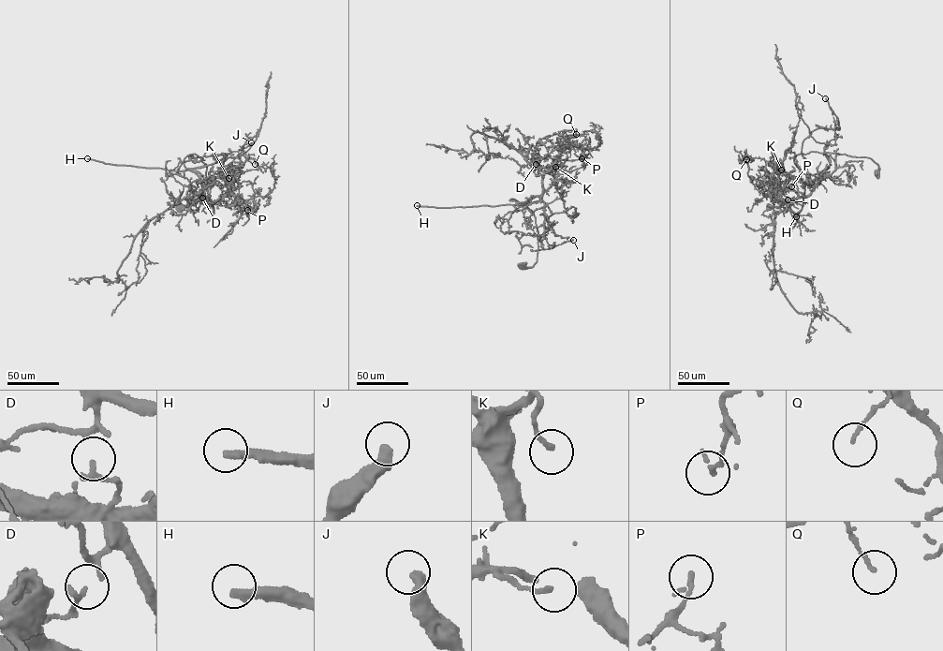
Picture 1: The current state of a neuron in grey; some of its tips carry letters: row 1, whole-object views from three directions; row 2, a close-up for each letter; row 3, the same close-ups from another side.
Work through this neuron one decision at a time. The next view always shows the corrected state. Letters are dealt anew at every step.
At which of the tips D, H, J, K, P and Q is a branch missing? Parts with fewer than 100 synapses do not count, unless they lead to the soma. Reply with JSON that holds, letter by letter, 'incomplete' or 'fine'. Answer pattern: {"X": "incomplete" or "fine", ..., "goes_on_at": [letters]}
{"D": "fine", "H": "incomplete", "J": "fine", "K": "fine", "P": "fine", "Q": "fine", "goes_on_at": ["H"]}

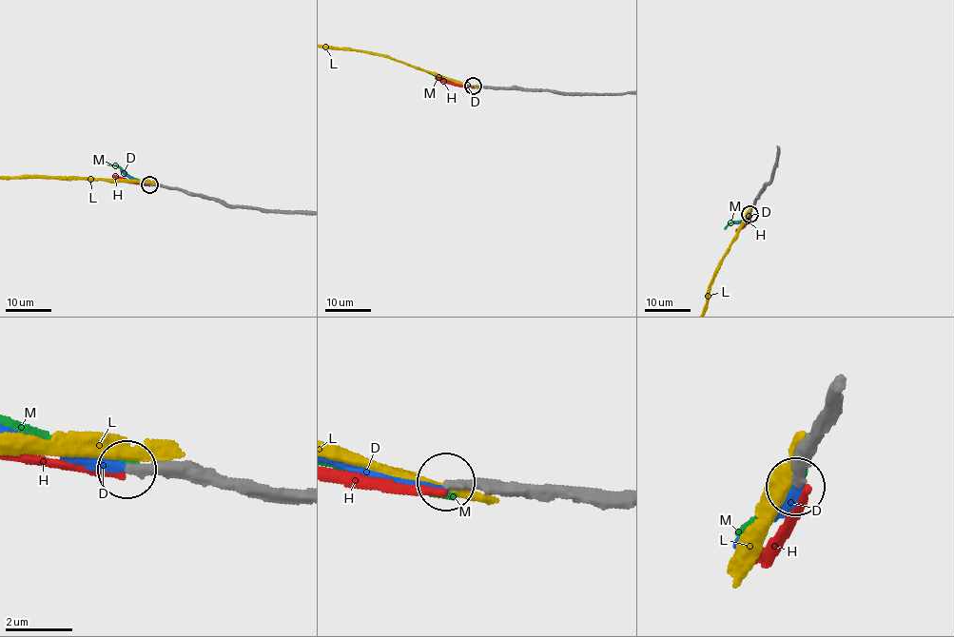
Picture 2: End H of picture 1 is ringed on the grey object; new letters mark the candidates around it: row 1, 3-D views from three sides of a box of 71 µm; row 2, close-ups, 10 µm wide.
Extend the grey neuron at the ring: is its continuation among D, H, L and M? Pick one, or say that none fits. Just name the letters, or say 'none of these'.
none of these

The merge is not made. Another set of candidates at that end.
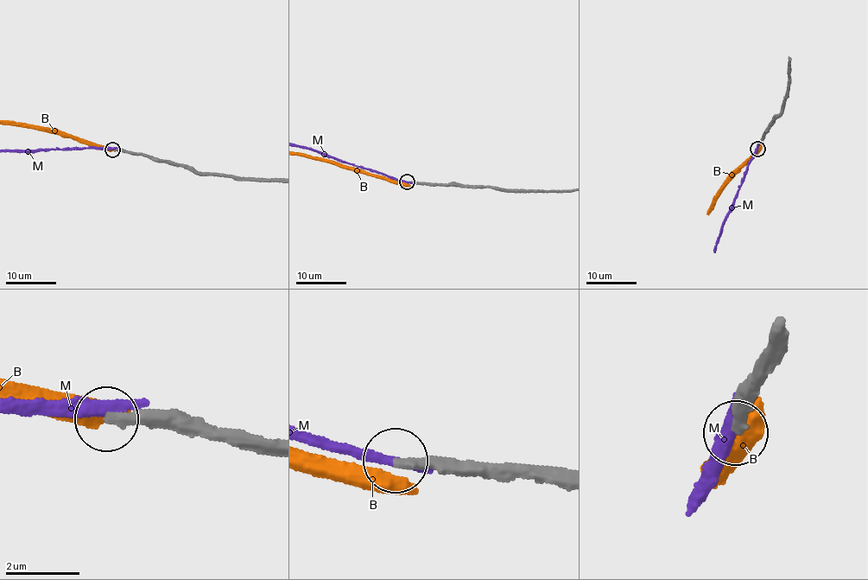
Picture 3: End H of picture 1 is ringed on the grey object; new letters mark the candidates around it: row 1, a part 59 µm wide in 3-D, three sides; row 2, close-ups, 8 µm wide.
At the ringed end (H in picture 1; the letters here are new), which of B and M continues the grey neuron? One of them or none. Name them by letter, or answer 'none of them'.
none of them

